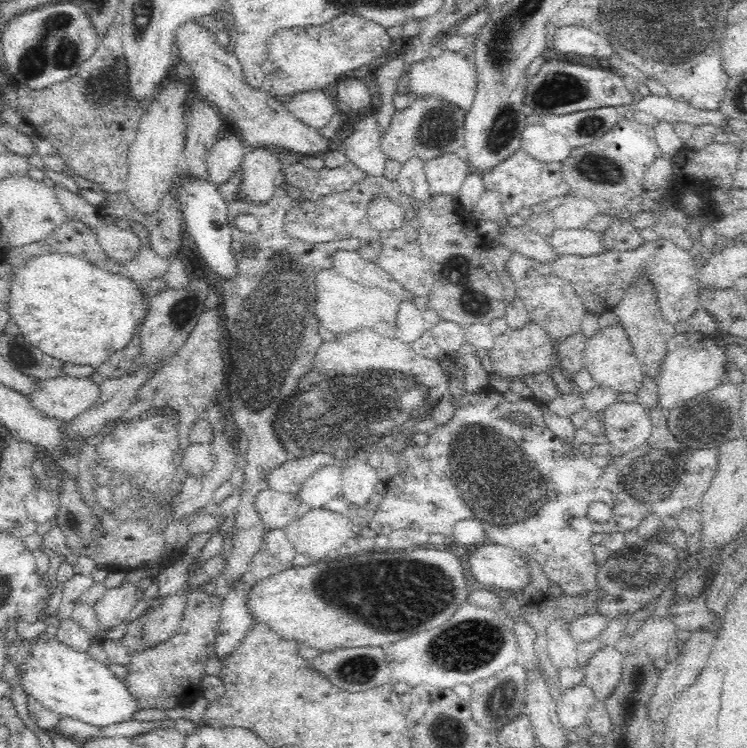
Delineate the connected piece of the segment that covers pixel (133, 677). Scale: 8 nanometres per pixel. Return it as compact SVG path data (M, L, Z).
M199 588L188 592L178 633L156 647L131 654L128 672L123 681L128 692L138 701L139 708L168 710L178 706L186 707L203 694L201 682L206 676L204 667L210 656L215 654L223 600L222 596L210 596Z

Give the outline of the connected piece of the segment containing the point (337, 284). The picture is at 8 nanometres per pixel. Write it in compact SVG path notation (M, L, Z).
M334 270L320 271L316 276L315 316L324 328L335 335L345 335L364 328L372 329L384 338L394 339L401 298L388 294L381 288L365 287L338 276Z

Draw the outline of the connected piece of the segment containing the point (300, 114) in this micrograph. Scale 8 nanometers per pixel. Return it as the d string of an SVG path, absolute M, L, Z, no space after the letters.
M324 89L302 92L290 98L284 98L282 103L306 126L315 129L326 126L340 106L332 92Z

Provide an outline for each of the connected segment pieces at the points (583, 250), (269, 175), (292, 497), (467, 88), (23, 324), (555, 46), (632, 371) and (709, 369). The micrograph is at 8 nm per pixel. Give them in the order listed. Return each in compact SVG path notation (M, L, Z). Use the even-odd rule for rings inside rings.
M553 230L548 235L550 246L563 255L592 256L604 250L602 236L592 230Z
M267 147L247 150L241 164L241 181L235 200L268 202L274 194L274 178L285 166L277 159L276 148ZM266 152L267 157L264 157Z
M264 490L258 494L255 506L266 528L284 528L300 516L298 510L305 509L303 501L296 493L282 494L274 490Z
M444 49L442 56L424 58L413 62L408 69L408 91L412 98L441 98L462 110L468 112L472 106L477 90L477 68L473 61L465 58L461 53Z
M64 253L44 254L26 262L10 276L10 320L20 329L20 334L31 345L40 348L65 363L98 368L114 352L128 346L138 324L143 322L149 310L148 298L136 286L138 282L127 276L106 272L88 260Z
M582 25L556 28L556 33L550 38L549 47L550 50L558 50L562 54L580 54L596 58L606 58L614 54L612 46L601 35Z
M620 323L608 327L598 327L597 331L586 341L583 352L584 366L596 385L605 389L614 389L618 394L638 392L642 379L645 377L642 366L638 362L630 344L630 339Z
M696 332L676 333L666 345L666 354L660 363L660 374L655 378L657 384L658 404L668 413L672 408L693 399L702 392L711 391L722 384L726 372L726 356L722 350L723 339L710 341L706 335Z

